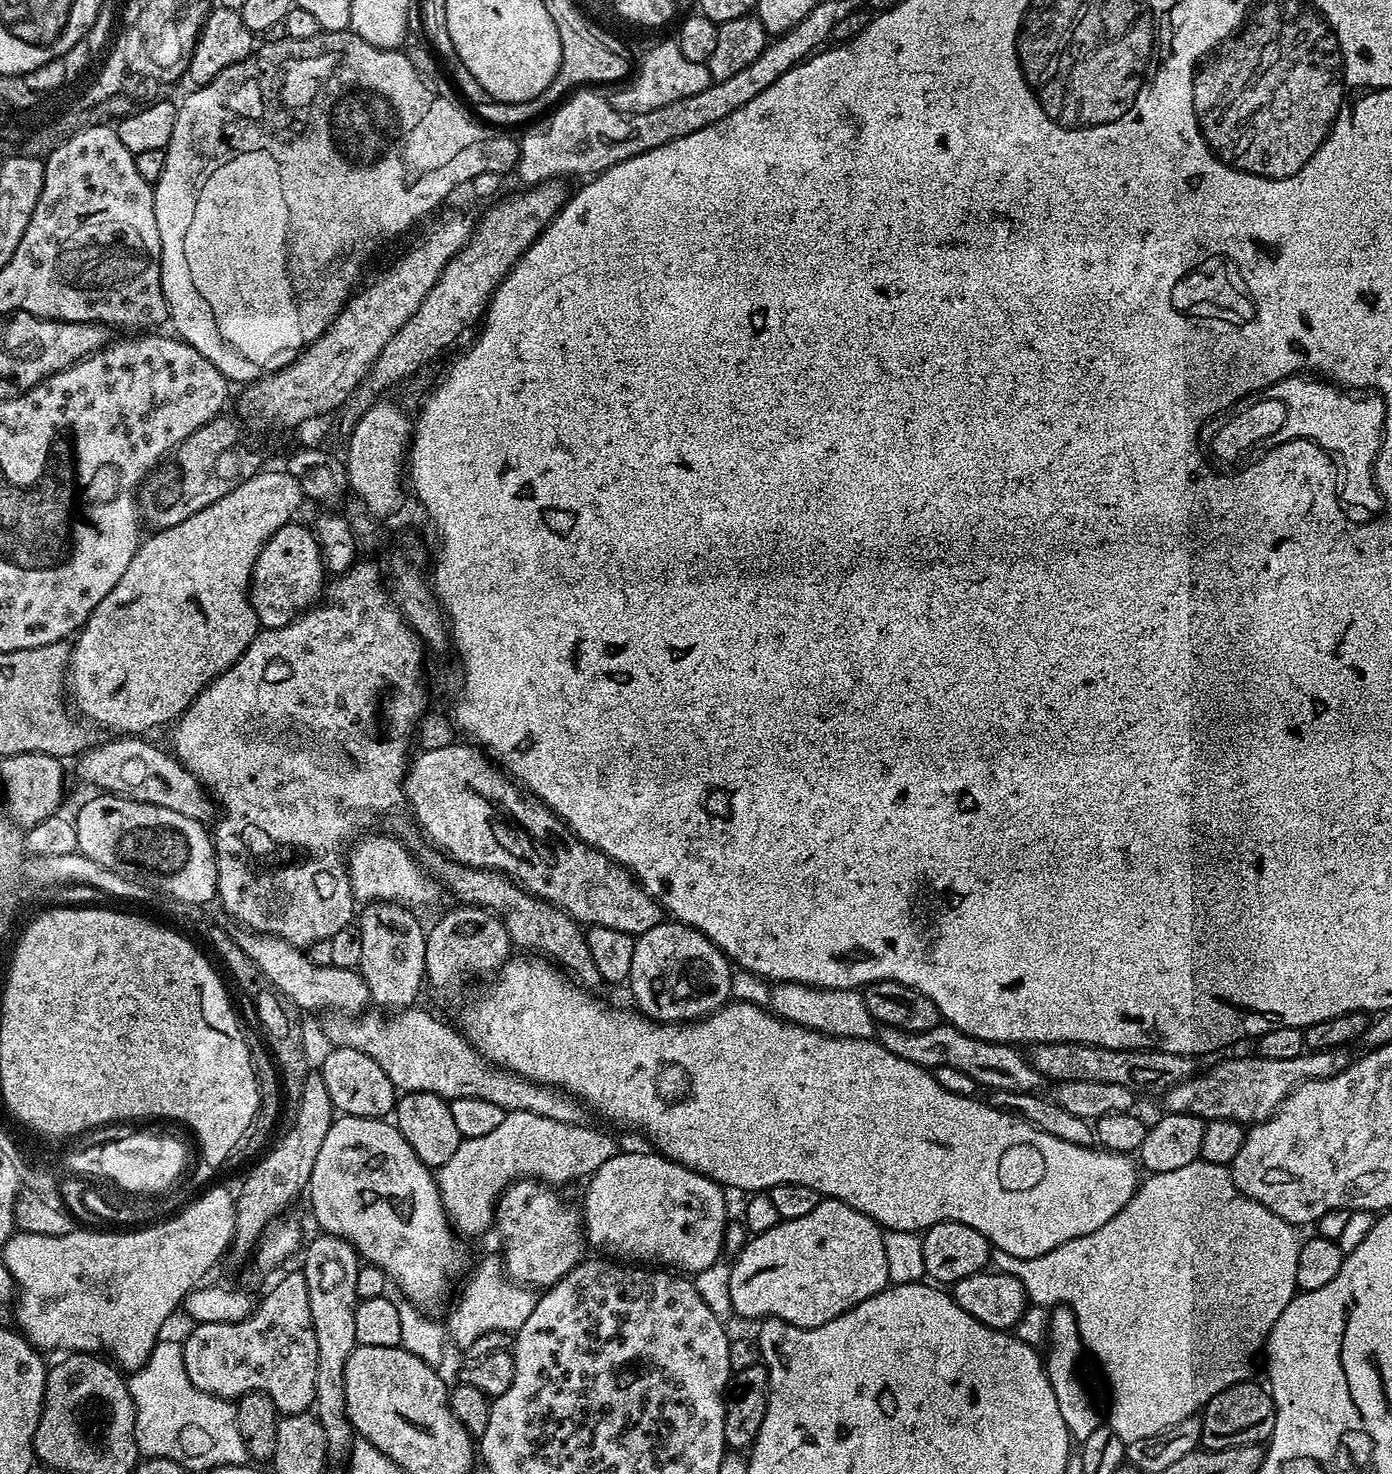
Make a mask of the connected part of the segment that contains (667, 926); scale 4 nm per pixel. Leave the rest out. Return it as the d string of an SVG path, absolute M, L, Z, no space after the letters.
M661 922L636 937L627 983L632 984L635 1007L644 1015L679 1024L711 1016L729 1003L733 971L728 957L701 932L679 922Z

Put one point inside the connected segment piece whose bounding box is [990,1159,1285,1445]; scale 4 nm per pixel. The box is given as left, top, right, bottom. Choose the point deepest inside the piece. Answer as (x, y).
(1173, 1296)

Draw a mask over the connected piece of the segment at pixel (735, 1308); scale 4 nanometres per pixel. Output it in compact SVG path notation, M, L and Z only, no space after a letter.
M821 1199L818 1206L814 1206L814 1210L810 1210L810 1214L802 1214L802 1218L794 1218L793 1220L781 1220L775 1224L770 1230L755 1233L745 1243L741 1252L735 1253L734 1259L730 1264L730 1298L732 1299L732 1311L738 1317L745 1316L748 1320L756 1320L759 1316L768 1316L775 1318L777 1321L783 1322L796 1330L811 1330L814 1326L822 1326L826 1322L830 1322L834 1318L838 1318L842 1314L846 1314L846 1310L850 1310L854 1306L858 1306L858 1302L866 1302L866 1298L870 1298L874 1294L878 1294L881 1290L889 1287L890 1281L888 1271L886 1270L886 1246L884 1245L884 1232L879 1224L875 1224L866 1214L862 1214L858 1210L854 1210L850 1206L846 1206L840 1200Z

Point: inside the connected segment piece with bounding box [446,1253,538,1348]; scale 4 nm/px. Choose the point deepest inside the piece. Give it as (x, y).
(491, 1301)

